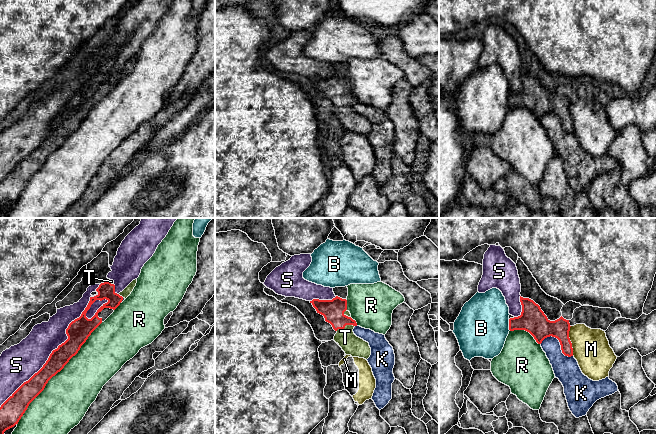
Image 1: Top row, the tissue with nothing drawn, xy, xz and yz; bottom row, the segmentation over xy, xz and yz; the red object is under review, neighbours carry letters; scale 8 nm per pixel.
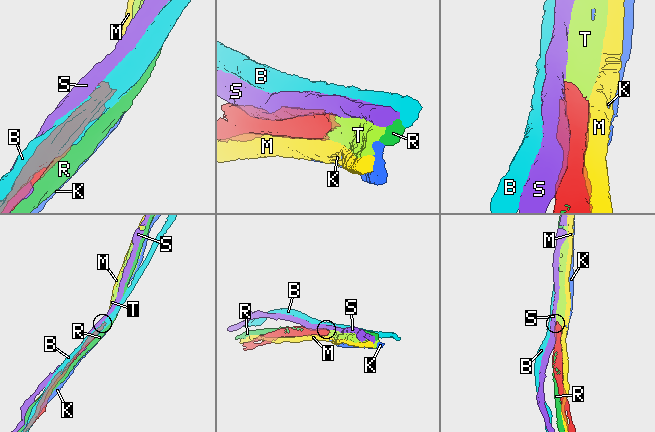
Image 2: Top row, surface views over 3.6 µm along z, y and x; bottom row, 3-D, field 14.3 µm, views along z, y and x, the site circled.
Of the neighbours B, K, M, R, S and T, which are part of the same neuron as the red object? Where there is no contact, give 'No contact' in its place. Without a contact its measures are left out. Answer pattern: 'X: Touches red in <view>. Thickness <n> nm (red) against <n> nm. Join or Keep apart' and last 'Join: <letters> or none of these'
B: Touches red in yz. Thickness 200 nm (red) against 420 nm. Keep apart
K: Touches red in yz. Thickness 200 nm (red) against 200 nm. Keep apart
M: Touches red in yz. Thickness 160 nm (red) against 300 nm. Keep apart
R: Touches red in xy. Thickness 150 nm (red) against 400 nm. Keep apart
S: Touches red in xy. Thickness 190 nm (red) against 280 nm. Keep apart
T: Touches red in xz. Thickness 180 nm (red) against 160 nm. Join
Join: T

